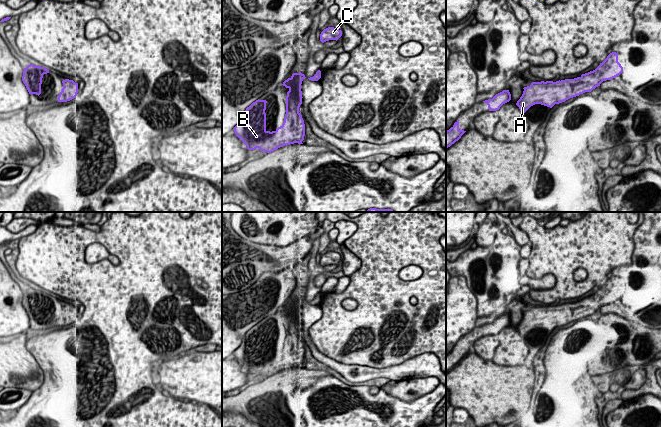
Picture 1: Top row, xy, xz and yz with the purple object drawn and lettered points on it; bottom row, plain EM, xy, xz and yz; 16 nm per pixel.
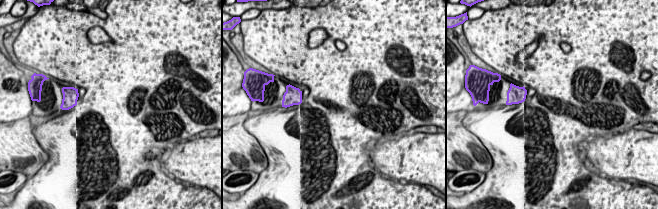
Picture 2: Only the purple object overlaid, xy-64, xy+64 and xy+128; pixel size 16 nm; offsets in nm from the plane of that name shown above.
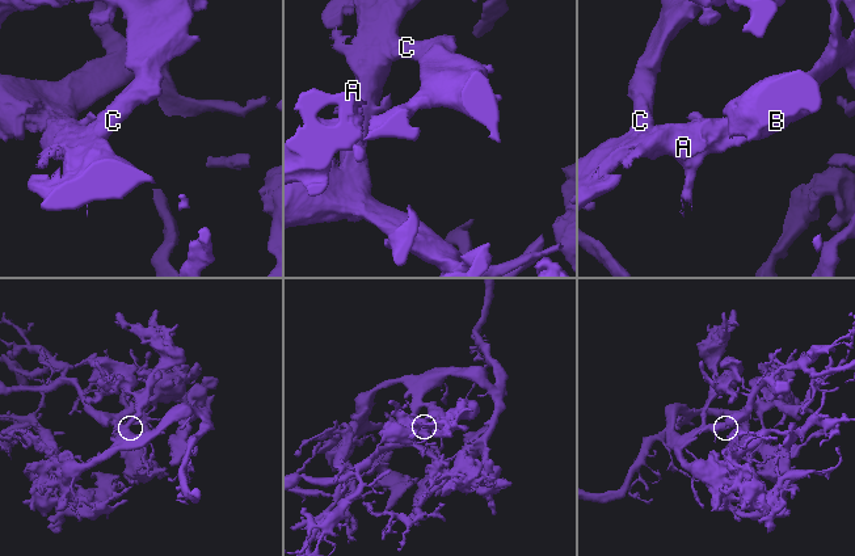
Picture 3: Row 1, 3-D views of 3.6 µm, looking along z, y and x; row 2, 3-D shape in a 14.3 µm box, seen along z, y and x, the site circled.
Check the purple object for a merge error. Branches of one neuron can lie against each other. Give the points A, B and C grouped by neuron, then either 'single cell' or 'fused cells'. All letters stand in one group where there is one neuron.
A B C; single cell

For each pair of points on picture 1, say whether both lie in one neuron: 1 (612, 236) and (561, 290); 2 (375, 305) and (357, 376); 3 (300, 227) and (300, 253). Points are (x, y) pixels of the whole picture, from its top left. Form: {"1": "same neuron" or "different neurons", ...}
{"1": "same neuron", "2": "different neurons", "3": "different neurons"}

